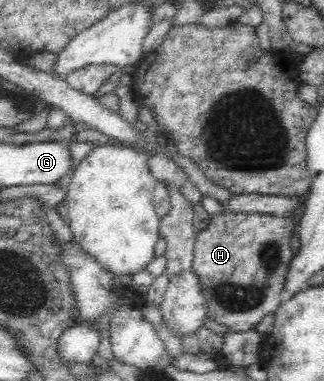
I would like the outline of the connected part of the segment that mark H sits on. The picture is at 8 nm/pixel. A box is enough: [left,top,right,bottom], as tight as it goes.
[190,212,294,331]

